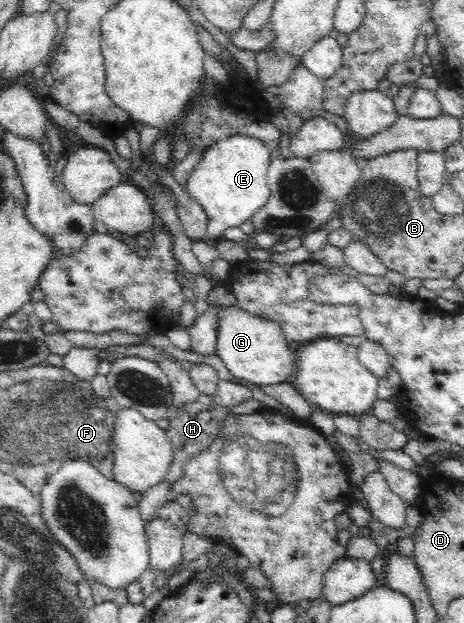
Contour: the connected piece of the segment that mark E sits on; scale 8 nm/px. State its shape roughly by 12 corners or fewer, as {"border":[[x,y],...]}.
{"border":[[229,135],[203,151],[185,188],[206,242],[270,197],[262,140]]}

